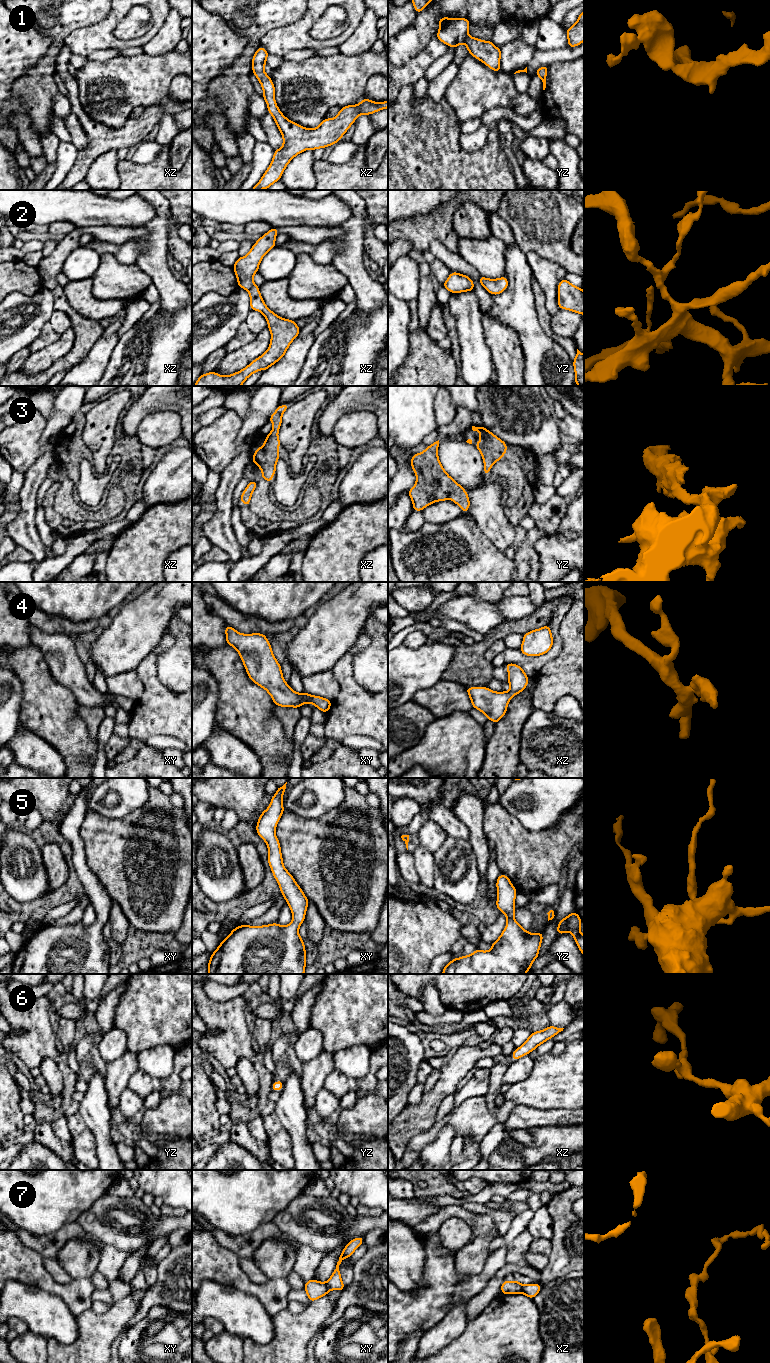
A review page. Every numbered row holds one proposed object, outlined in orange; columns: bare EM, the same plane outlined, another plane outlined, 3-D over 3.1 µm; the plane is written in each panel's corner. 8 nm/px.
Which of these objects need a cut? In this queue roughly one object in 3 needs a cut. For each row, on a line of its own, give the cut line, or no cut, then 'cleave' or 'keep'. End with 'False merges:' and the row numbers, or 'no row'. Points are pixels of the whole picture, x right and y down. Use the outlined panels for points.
1: no cut; keep
2: no cut; keep
3: no cut; keep
4: no cut; keep
5: no cut; keep
6: no cut; keep
7: cut in xy along (325, 1283), (328, 1291); cleave
False merges: 7

